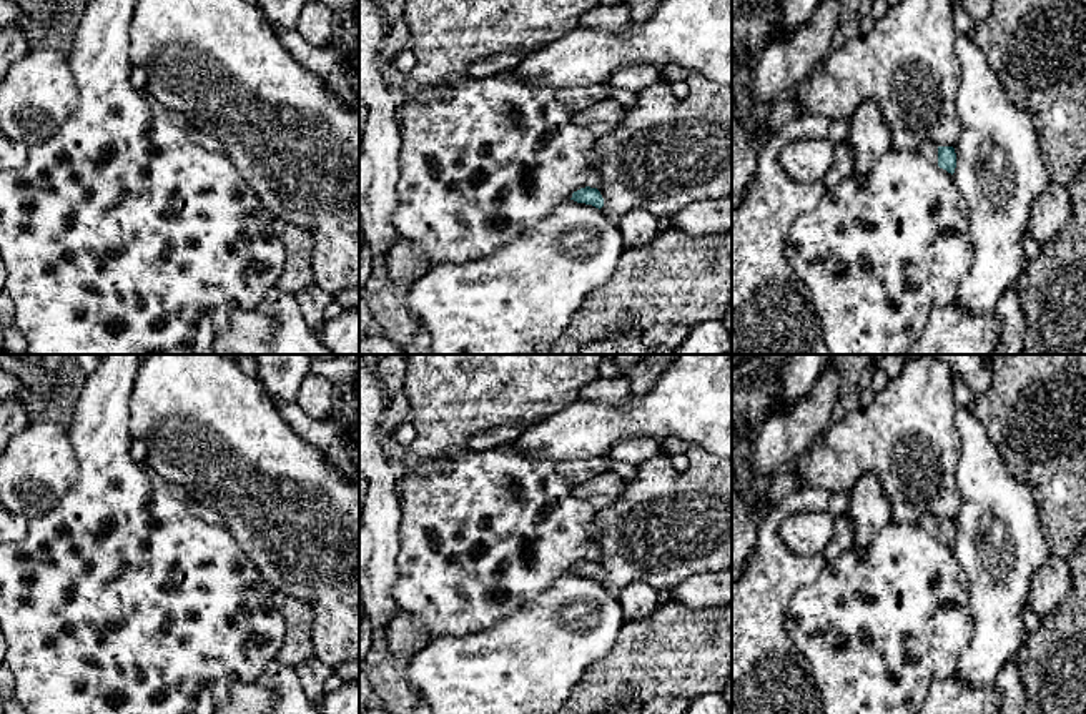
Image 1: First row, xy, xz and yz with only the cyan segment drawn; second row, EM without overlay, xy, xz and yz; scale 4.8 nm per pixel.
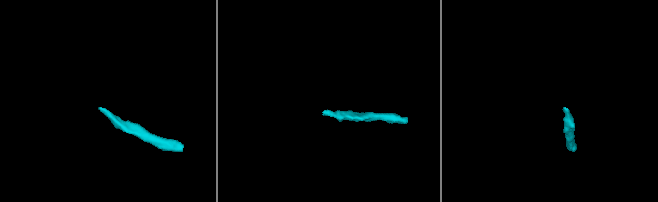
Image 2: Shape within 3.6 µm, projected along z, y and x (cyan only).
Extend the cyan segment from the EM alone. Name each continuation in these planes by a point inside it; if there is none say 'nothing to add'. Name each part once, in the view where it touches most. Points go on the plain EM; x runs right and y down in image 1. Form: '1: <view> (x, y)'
1: yz (928, 521)

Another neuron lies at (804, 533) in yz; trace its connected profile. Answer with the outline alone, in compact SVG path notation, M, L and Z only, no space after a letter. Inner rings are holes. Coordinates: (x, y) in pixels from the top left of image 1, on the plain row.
M828 509L795 513L782 521L778 533L792 553L820 556L835 533L835 518Z

